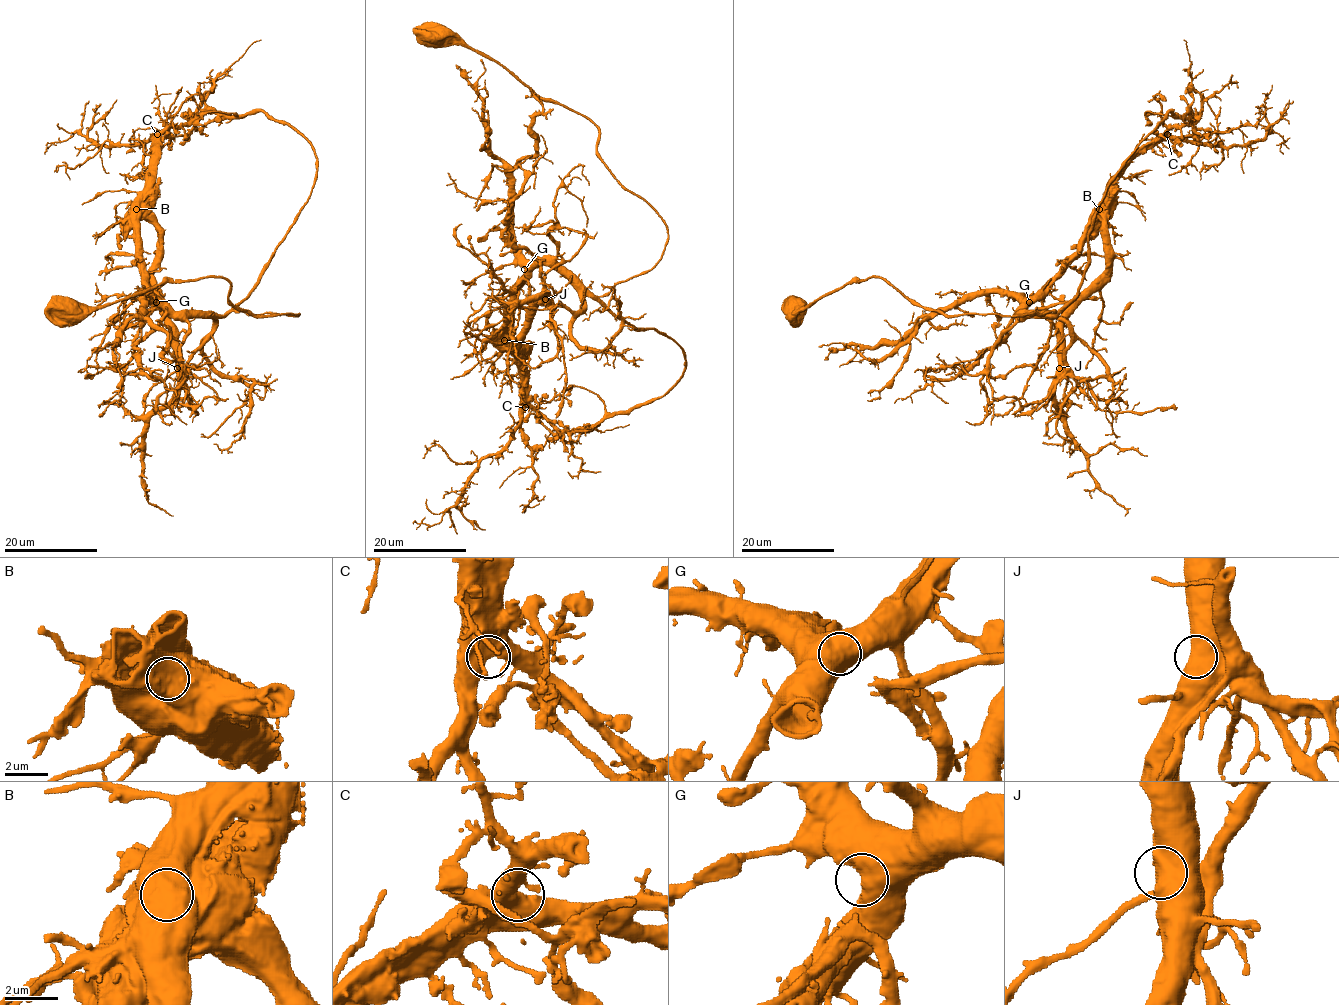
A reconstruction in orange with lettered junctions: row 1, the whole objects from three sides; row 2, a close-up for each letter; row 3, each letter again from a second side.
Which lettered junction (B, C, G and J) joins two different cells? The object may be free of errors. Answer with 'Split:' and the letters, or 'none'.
Split: B

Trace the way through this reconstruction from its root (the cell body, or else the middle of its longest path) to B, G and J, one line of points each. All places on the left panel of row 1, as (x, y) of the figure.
B: (70, 309), (102, 307), (166, 282), (223, 277), (239, 309), (299, 314), (174, 312), (148, 283), (136, 209)
G: (70, 309), (102, 307), (166, 282), (223, 277), (239, 309), (299, 314), (165, 312), (156, 302)
J: (70, 309), (102, 307), (166, 282), (223, 277), (239, 309), (299, 314), (228, 311), (177, 368)

